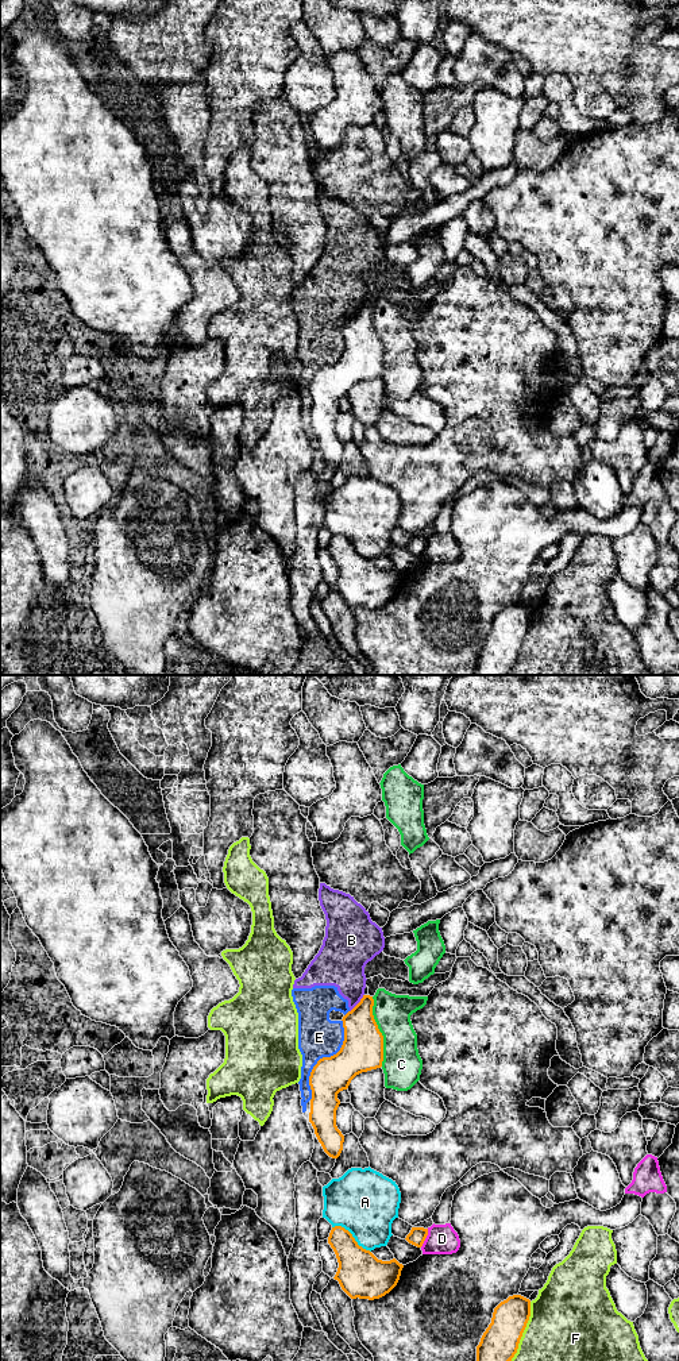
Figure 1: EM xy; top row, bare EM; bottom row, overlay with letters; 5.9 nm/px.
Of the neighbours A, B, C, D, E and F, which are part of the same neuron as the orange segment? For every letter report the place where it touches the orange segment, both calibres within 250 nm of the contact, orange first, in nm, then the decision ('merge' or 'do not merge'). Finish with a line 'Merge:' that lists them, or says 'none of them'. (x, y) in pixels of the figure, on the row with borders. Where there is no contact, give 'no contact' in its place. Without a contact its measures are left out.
A: contact xy (351, 1236); calibres 280 and 400 nm; do not merge
B: contact xy (358, 1003); calibres 240 and 260 nm; do not merge
C: contact xy (379, 1032); calibres 240 and 220 nm; do not merge
D: contact xy (425, 1237); calibres 100 and 180 nm; do not merge
E: contact xy (324, 1057); calibres 240 and 240 nm; do not merge
F: contact xy (523, 1331); calibres 220 and 420 nm; do not merge
Merge: none of them

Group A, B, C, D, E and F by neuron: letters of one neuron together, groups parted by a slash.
A / B E / C / D / F

